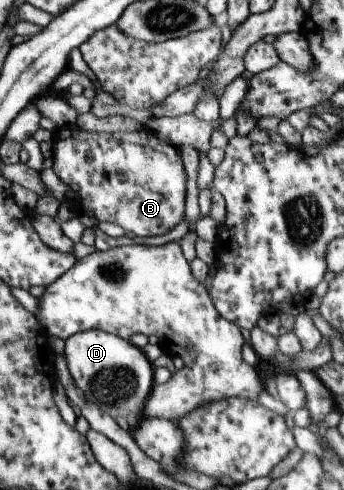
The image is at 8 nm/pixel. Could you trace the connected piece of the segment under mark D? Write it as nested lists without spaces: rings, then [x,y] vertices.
[[[89,329],[76,332],[64,340],[62,355],[69,376],[82,390],[84,397],[111,418],[135,414],[140,418],[144,400],[152,389],[153,366],[145,359],[141,349],[129,341],[102,330]]]

